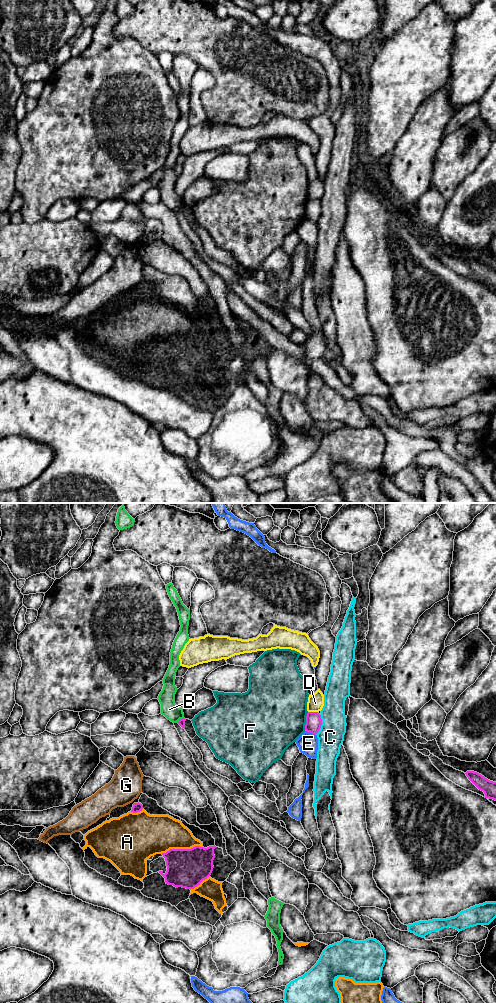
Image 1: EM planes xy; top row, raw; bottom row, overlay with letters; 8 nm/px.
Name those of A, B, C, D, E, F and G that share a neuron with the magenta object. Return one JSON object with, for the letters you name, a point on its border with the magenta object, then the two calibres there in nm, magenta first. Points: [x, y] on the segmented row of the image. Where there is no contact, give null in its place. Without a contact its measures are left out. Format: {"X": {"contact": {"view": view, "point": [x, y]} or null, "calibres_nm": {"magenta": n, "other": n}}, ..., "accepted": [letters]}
{"accepted": []}

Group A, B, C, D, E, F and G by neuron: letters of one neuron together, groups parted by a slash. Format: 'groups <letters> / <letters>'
groups A / B / C / D / E / F / G

